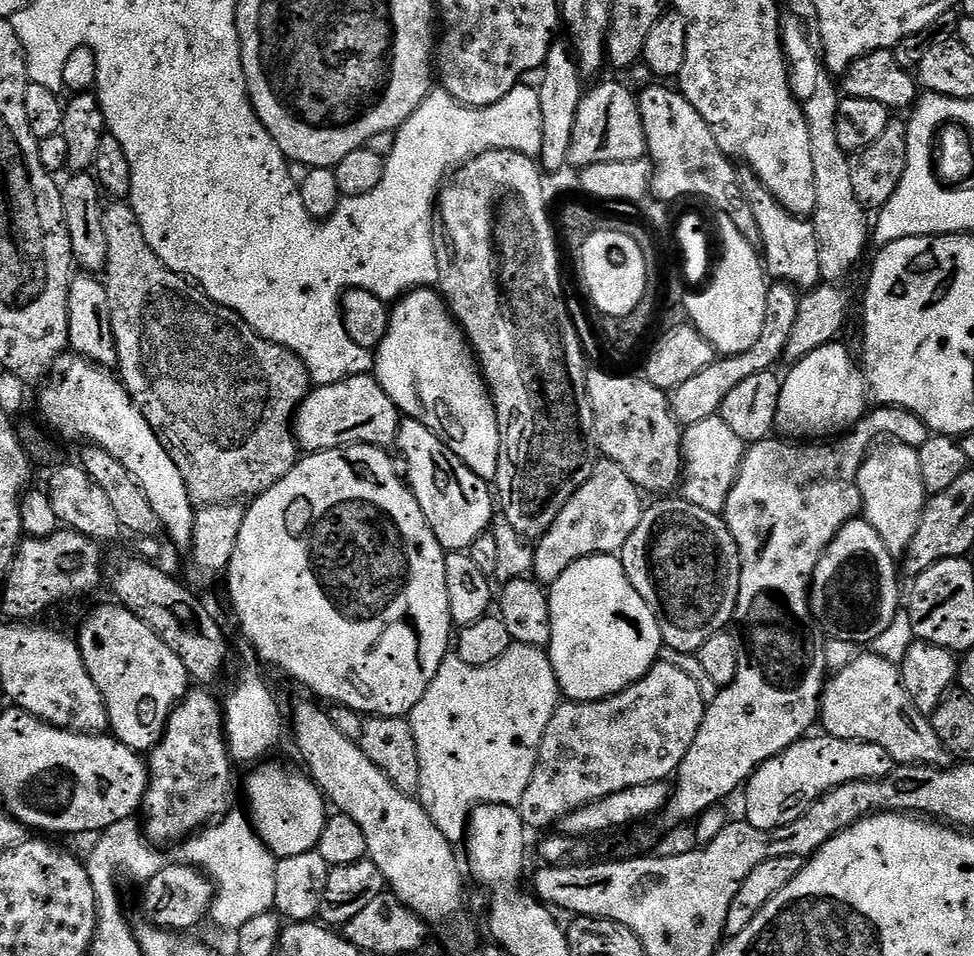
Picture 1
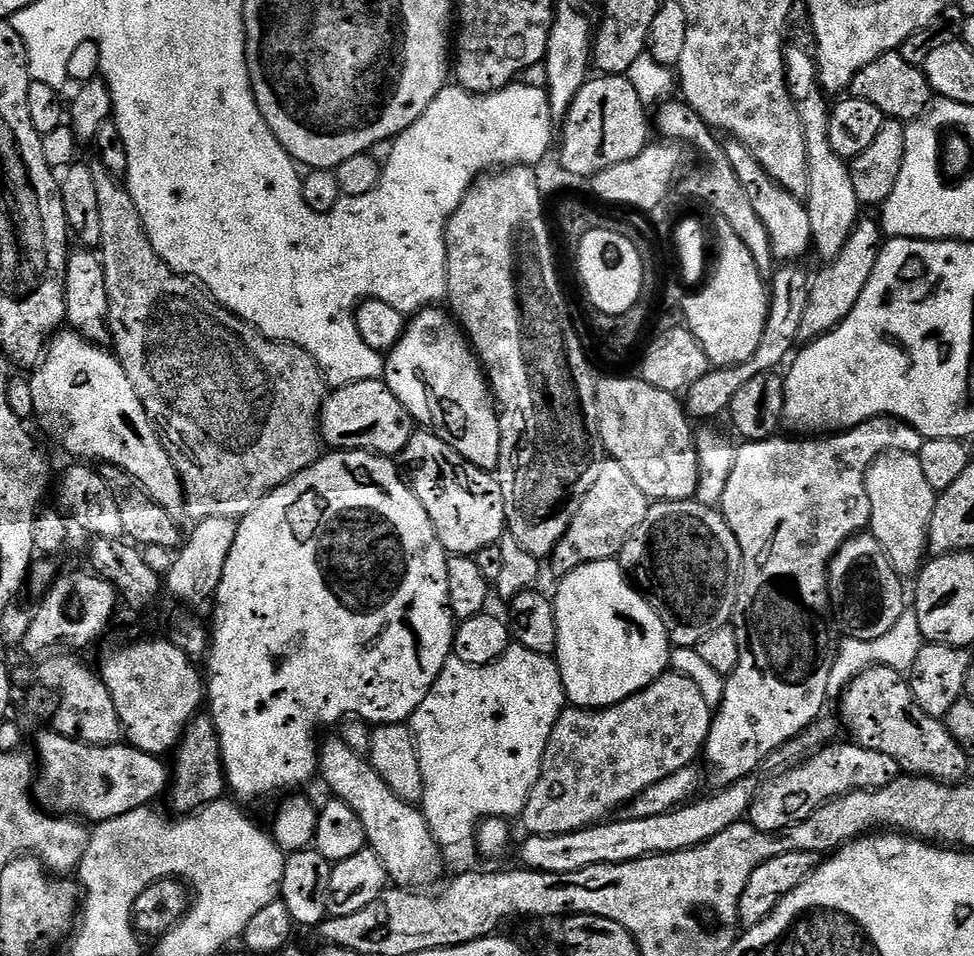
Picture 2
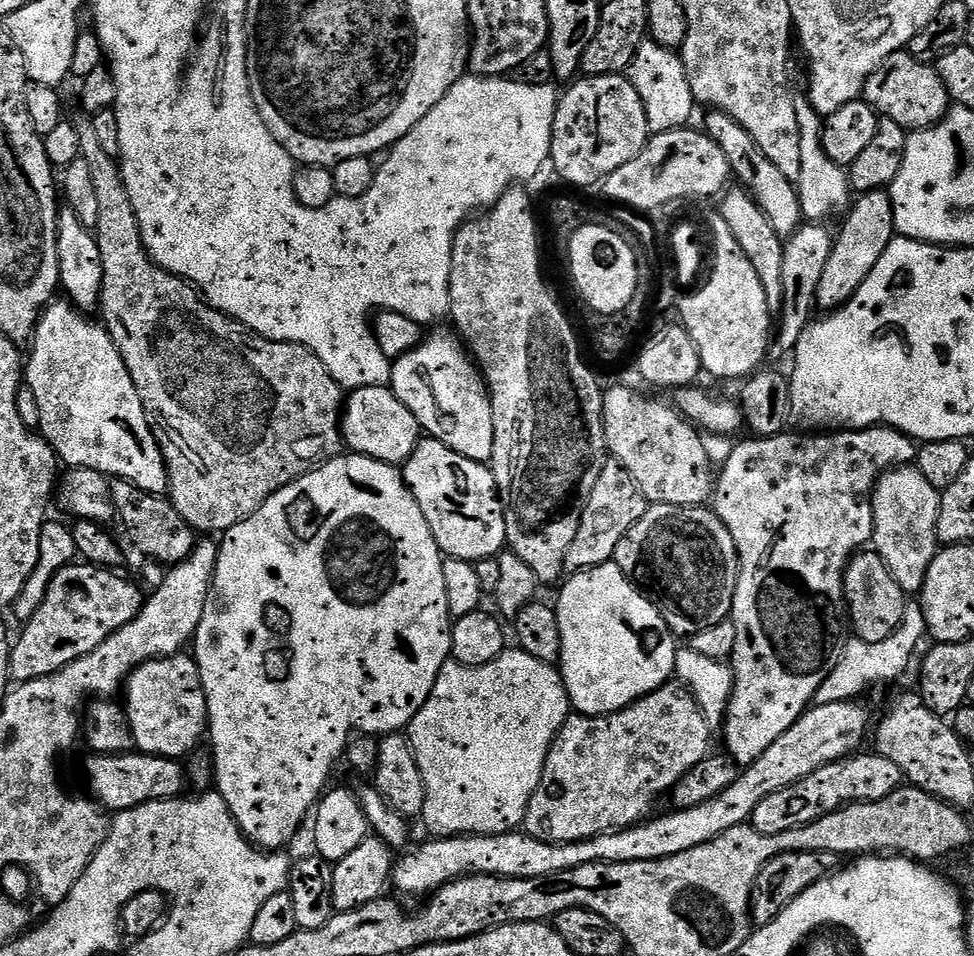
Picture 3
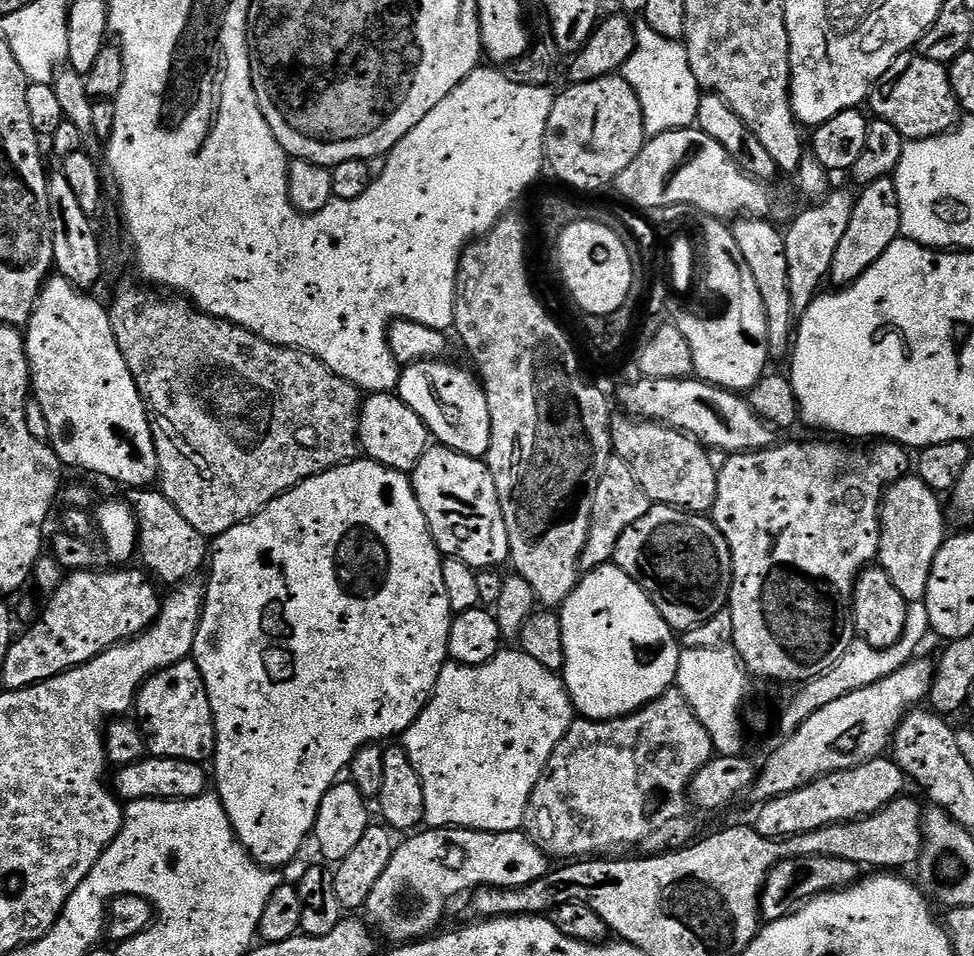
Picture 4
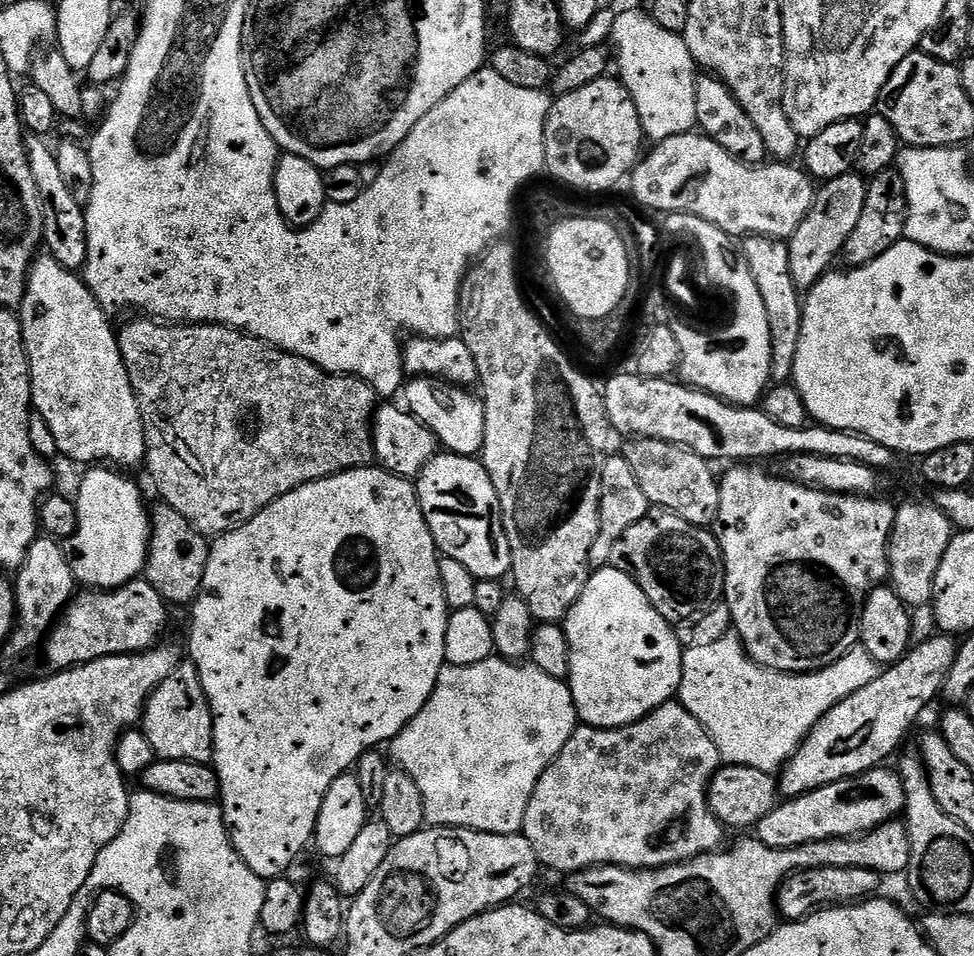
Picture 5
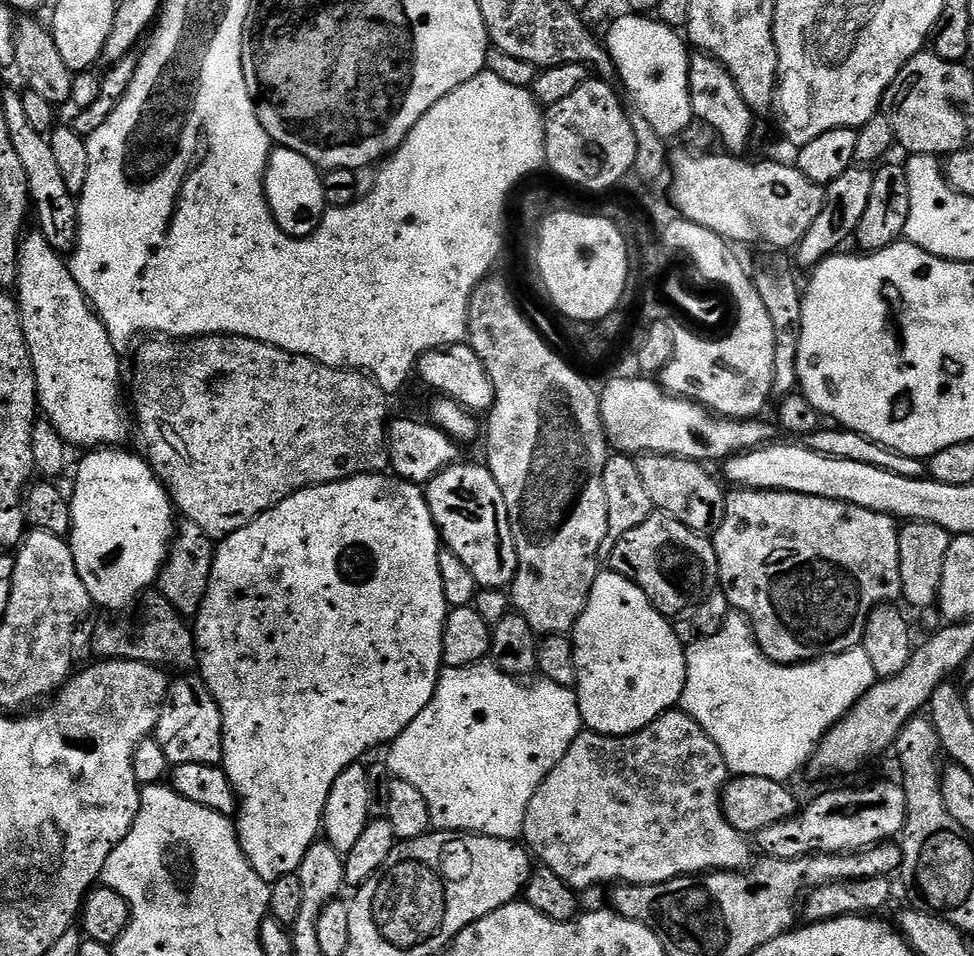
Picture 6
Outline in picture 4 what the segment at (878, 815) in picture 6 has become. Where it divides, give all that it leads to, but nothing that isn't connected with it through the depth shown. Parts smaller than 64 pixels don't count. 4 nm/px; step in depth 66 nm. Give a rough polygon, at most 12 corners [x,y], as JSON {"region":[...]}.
{"region":[[887,755],[769,800],[771,840],[882,810],[905,795]]}

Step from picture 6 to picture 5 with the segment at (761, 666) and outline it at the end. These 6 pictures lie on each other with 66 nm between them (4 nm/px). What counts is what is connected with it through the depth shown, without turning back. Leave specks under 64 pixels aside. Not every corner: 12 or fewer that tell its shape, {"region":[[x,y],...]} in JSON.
{"region":[[865,648],[776,672],[684,649],[678,703],[724,764],[773,774],[882,671]]}

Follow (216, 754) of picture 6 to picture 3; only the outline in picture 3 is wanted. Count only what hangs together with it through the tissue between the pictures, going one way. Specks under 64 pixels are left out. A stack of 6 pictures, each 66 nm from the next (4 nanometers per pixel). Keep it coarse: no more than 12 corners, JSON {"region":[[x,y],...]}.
{"region":[[195,659],[147,660],[126,681],[135,747],[188,758],[208,732]]}

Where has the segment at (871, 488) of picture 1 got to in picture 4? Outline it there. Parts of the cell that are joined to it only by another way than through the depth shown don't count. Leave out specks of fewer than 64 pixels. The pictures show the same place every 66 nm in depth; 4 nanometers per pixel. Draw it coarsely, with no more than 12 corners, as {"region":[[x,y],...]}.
{"region":[[919,476],[887,485],[879,567],[923,600],[946,538],[941,497]]}

